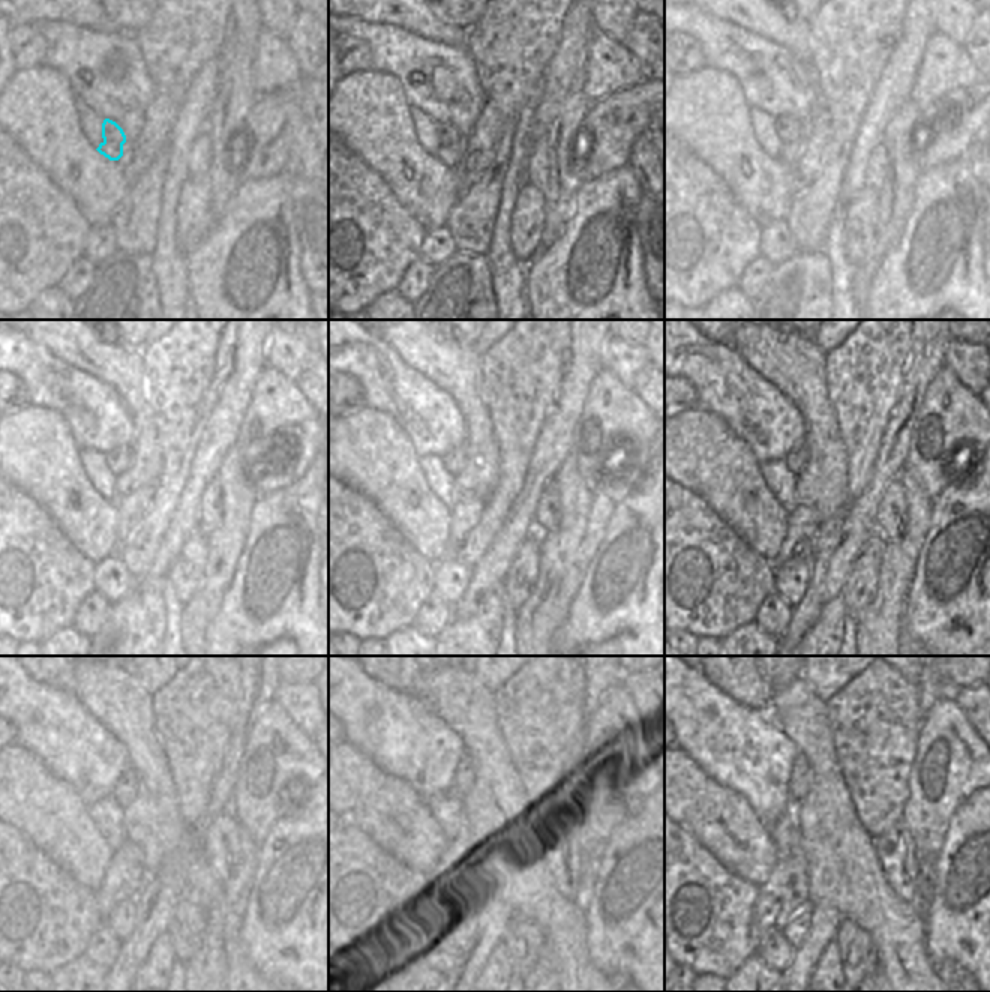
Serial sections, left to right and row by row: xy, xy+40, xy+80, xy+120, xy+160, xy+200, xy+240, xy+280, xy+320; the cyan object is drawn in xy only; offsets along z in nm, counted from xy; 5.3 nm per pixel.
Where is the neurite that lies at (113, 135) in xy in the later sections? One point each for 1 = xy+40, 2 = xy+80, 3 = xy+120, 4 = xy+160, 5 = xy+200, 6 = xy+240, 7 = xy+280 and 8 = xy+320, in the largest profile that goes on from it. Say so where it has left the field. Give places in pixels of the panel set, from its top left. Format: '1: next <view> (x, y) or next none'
1: next xy+40 (449, 135)
2: next xy+80 (788, 128)
3: next xy+120 (119, 461)
4: next xy+160 (455, 461)
5: next xy+200 (797, 459)
6: next xy+240 (125, 791)
7: next xy+280 (465, 778)
8: next xy+320 (801, 779)

